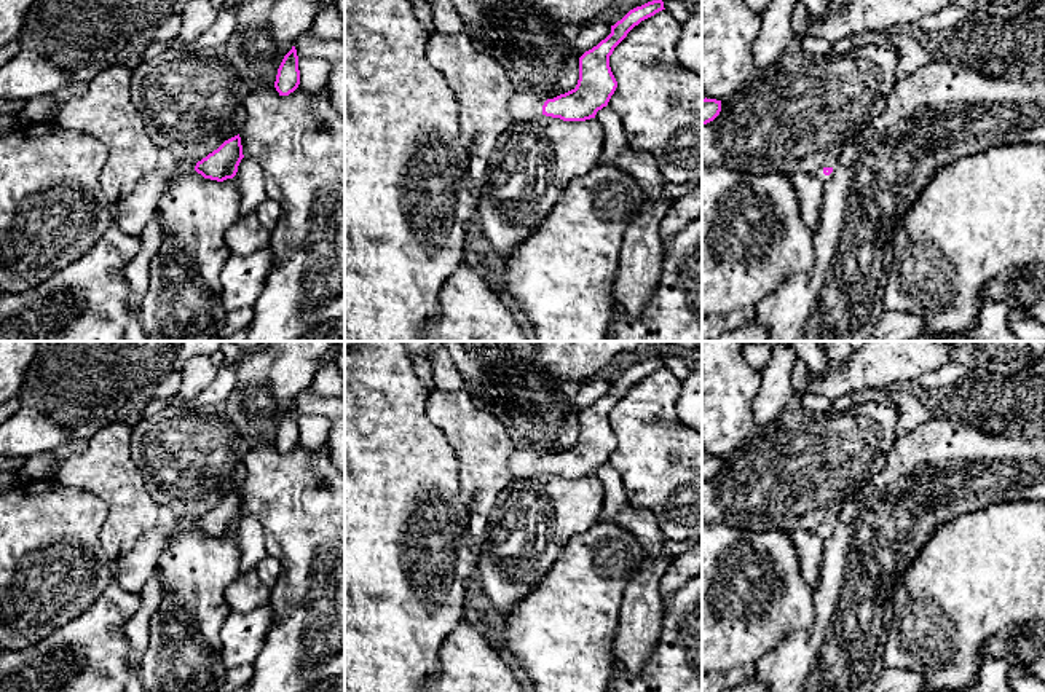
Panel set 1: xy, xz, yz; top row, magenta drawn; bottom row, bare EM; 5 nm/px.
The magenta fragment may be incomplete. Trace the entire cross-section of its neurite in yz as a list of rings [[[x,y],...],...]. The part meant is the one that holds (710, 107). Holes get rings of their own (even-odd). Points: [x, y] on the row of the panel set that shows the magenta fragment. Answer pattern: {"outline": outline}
{"outline": [[[702,99],[702,124],[713,121],[721,112],[721,100]]]}

